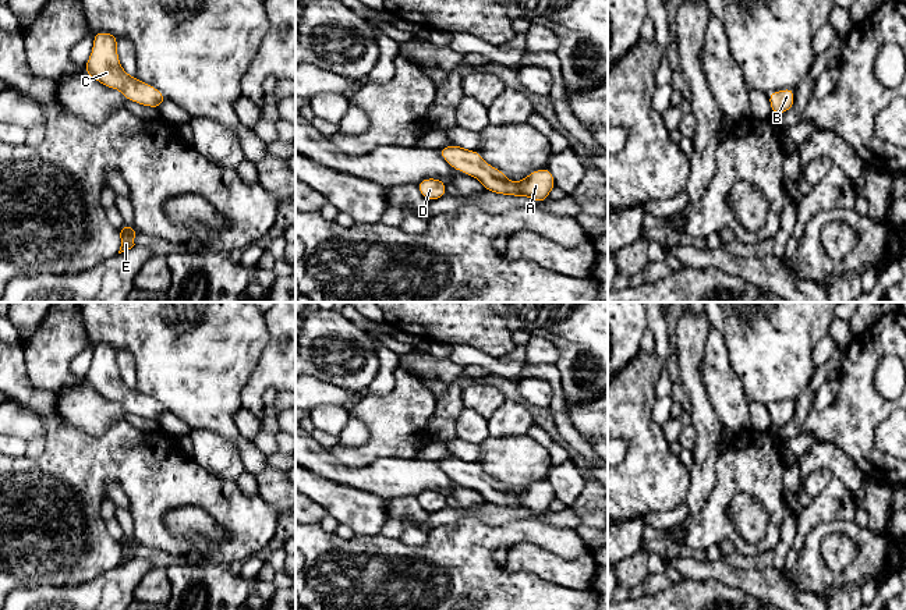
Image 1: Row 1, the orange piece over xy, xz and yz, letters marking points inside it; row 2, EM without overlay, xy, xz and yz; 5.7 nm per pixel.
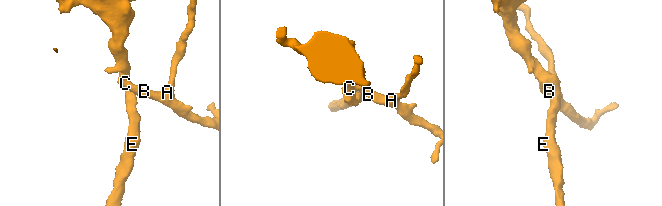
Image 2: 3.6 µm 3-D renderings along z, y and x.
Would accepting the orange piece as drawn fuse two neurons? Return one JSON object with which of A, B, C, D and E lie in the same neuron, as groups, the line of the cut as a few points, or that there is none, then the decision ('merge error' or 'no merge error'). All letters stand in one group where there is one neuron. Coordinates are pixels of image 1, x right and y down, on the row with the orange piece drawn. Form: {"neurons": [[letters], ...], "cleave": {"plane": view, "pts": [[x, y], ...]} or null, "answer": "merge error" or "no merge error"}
{"neurons": [["A", "B", "C", "D", "E"]], "cleave": null, "answer": "no merge error"}

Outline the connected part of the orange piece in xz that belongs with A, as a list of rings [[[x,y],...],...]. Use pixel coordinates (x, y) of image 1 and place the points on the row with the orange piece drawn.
[[[449,145],[438,153],[454,170],[463,171],[484,184],[485,191],[500,195],[528,196],[534,202],[545,202],[556,181],[548,167],[530,173],[520,182],[512,182],[499,169],[489,166],[479,152]]]

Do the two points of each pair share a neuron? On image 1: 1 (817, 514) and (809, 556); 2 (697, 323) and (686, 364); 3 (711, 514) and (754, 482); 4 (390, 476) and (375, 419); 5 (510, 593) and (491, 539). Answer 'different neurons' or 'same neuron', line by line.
1: different neurons
2: same neuron
3: same neuron
4: different neurons
5: same neuron

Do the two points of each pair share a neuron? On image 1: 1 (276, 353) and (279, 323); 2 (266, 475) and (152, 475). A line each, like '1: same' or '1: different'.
1: same
2: different

